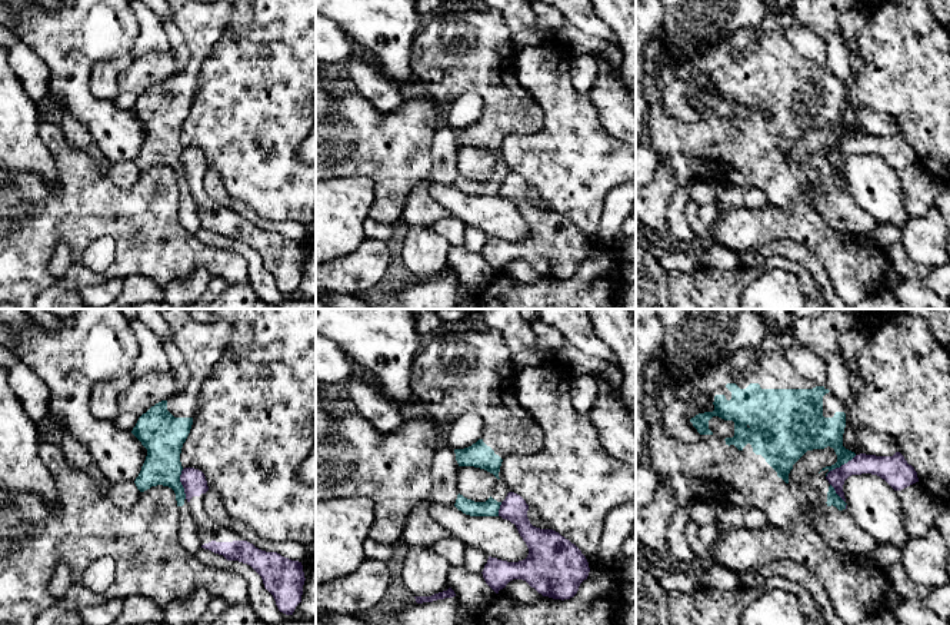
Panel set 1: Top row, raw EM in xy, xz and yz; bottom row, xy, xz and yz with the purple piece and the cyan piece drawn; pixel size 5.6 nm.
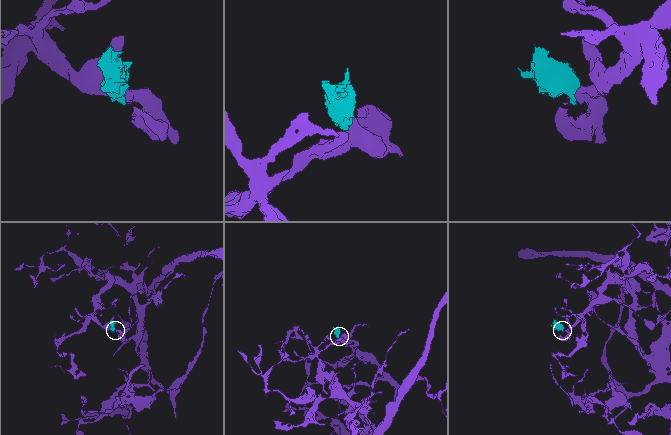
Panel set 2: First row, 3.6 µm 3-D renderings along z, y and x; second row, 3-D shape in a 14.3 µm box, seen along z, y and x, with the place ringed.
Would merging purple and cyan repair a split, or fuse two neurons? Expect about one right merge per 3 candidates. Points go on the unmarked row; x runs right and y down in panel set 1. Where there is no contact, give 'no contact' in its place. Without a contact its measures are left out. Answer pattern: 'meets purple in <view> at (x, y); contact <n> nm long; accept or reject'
meets purple in yz at (842, 145); contact 220 nm long; reject

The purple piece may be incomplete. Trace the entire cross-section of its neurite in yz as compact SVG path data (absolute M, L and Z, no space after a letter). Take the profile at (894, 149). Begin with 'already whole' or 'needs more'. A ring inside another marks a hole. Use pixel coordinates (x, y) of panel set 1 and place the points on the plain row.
already whole; M900 132L893 136L860 133L851 140L830 150L826 156L836 173L846 182L843 164L851 154L871 153L884 159L894 170L901 170L919 162L917 152Z

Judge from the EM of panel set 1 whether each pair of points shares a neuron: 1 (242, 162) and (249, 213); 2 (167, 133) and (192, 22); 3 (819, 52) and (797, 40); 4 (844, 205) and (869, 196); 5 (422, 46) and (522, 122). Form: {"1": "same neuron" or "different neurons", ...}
{"1": "different neurons", "2": "same neuron", "3": "same neuron", "4": "different neurons", "5": "same neuron"}

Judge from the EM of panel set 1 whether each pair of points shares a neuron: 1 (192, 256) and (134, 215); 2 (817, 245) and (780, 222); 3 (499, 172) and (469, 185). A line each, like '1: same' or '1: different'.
1: same
2: same
3: same

